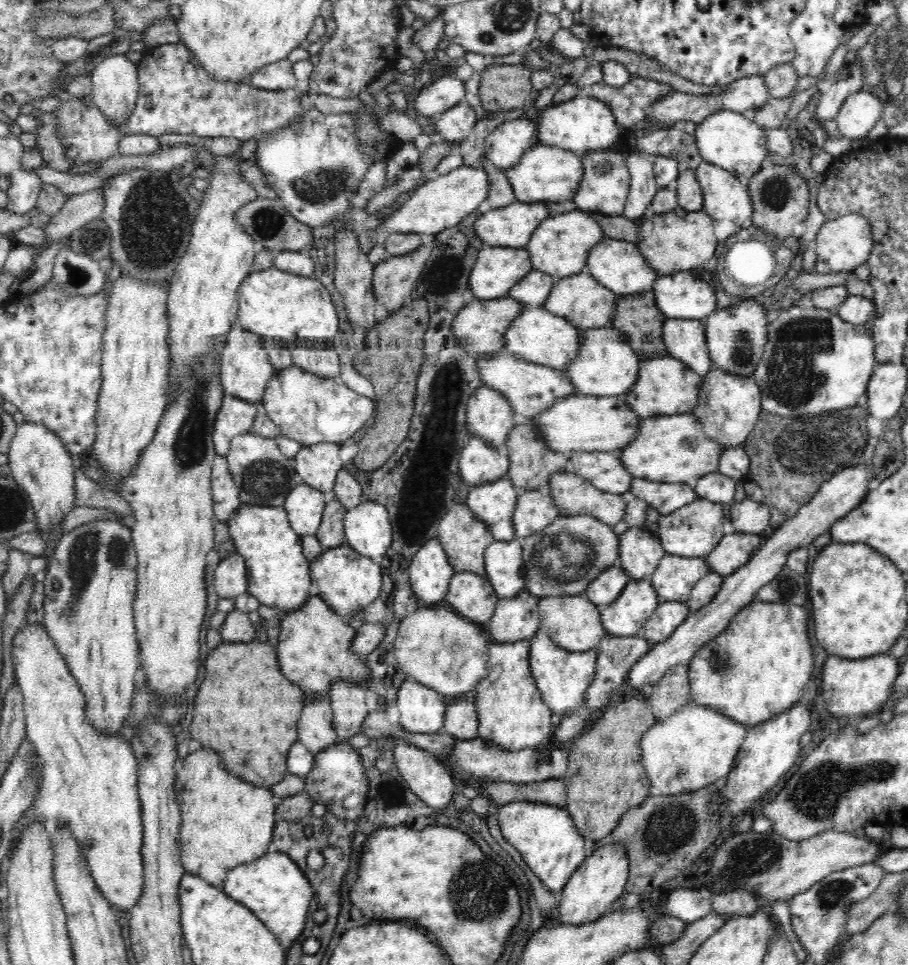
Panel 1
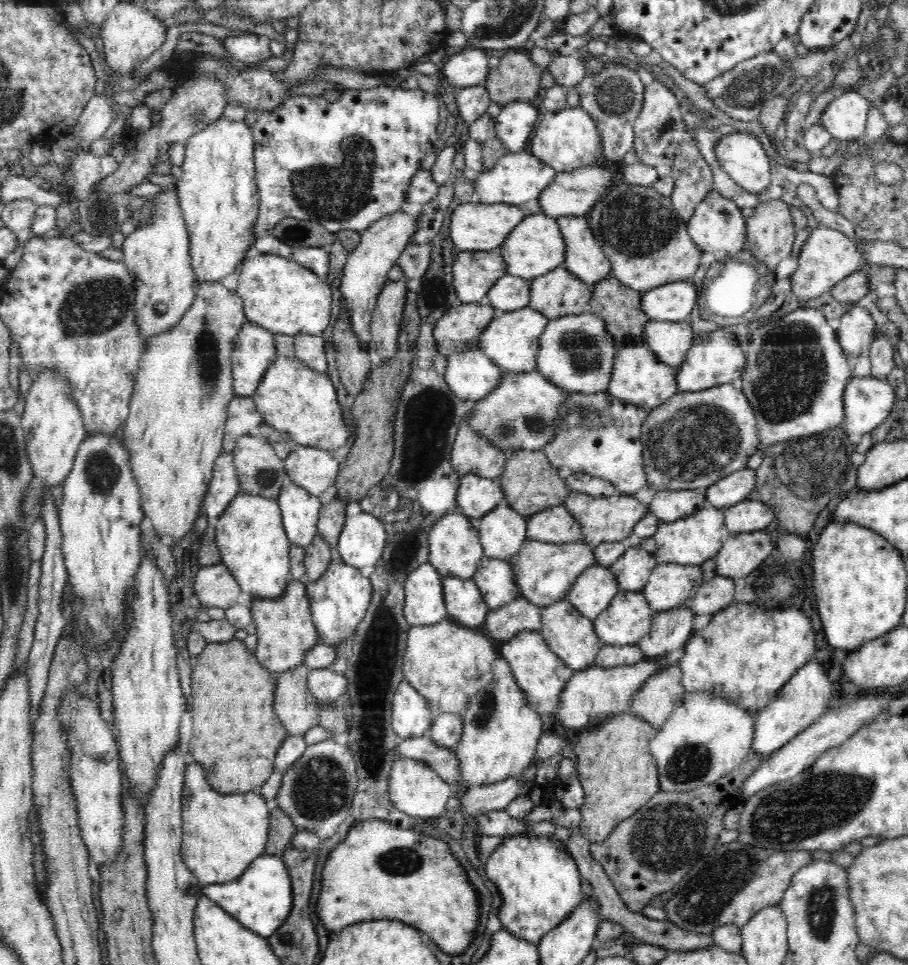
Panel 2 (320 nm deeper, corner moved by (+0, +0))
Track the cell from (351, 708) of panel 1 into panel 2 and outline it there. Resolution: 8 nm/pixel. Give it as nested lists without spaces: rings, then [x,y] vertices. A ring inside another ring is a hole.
[[[331,667],[311,669],[307,676],[307,687],[321,707],[334,707],[339,704],[347,688],[347,679]]]

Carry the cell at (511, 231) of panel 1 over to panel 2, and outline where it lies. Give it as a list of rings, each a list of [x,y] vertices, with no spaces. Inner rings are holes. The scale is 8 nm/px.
[[[462,203],[453,211],[449,233],[458,251],[489,251],[503,244],[504,239],[524,220],[524,212],[518,205],[506,203]]]

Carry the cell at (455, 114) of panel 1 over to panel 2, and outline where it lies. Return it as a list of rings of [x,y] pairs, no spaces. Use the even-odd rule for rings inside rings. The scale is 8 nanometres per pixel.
[[[471,86],[456,89],[455,100],[459,114],[468,124],[486,114],[488,106],[492,104],[490,93],[485,86]]]

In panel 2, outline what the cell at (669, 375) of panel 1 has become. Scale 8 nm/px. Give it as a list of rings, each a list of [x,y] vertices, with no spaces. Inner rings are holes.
[[[644,342],[622,346],[616,350],[615,356],[607,392],[624,404],[634,404],[648,410],[662,406],[664,402],[668,401],[668,398],[678,394],[677,368],[669,366],[667,362],[660,362],[655,352],[652,352]]]

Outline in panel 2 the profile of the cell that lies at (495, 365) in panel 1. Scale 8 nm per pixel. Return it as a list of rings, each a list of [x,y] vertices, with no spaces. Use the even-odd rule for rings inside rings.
[[[480,349],[469,350],[448,357],[444,382],[455,396],[471,404],[492,394],[506,374]]]

